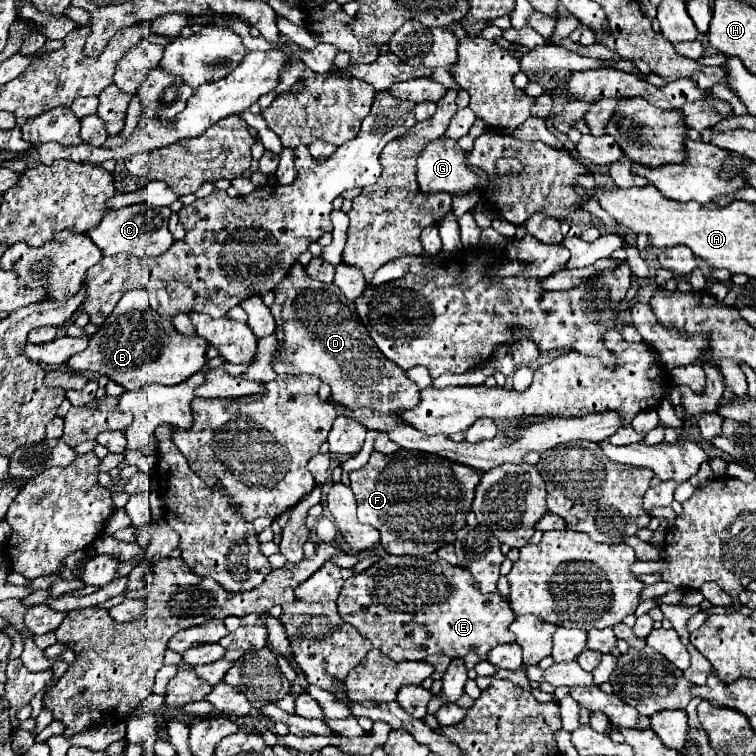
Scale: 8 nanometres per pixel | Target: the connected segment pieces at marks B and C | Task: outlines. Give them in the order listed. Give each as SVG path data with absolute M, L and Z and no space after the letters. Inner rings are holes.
M145 289L127 291L115 305L113 313L97 333L91 335L85 351L69 357L65 367L73 373L97 373L119 383L125 391L137 391L141 385L177 385L201 371L207 363L205 359L207 341L191 335L185 337L175 331L169 319L163 319L151 305ZM155 345L155 347L153 347Z
M137 203L137 205L129 205L129 207L107 213L107 217L103 217L101 225L97 229L89 231L87 235L89 235L89 239L93 239L93 243L97 247L101 247L103 255L129 253L129 255L139 255L139 257L155 257L155 255L165 253L173 243L173 237L167 229L169 215L171 215L169 207L159 209L155 205Z

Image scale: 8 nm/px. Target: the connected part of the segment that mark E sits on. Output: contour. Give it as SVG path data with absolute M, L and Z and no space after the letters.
M387 555L363 573L355 573L349 577L349 581L345 581L337 599L337 607L345 621L357 627L361 635L373 643L373 647L380 649L393 661L421 661L435 653L465 657L473 651L477 655L485 655L497 645L515 641L513 633L509 631L509 625L515 621L515 613L507 599L499 593L481 593L479 585L473 581L473 575L467 569L449 565L445 561L429 563L415 557Z

